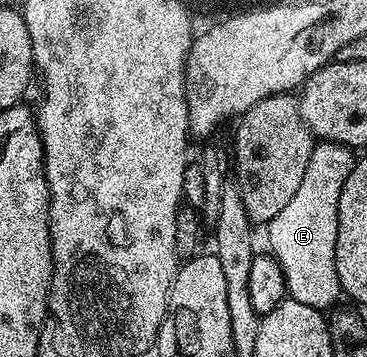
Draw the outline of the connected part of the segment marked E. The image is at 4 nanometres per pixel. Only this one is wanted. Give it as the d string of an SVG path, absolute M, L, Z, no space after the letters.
M320 164L309 166L295 196L291 196L291 201L287 203L287 208L283 208L283 212L279 212L279 216L267 224L268 249L283 272L288 297L294 298L299 304L307 304L307 308L322 312L328 311L328 306L336 307L337 297L343 294L339 272L335 268L342 181L342 171Z

